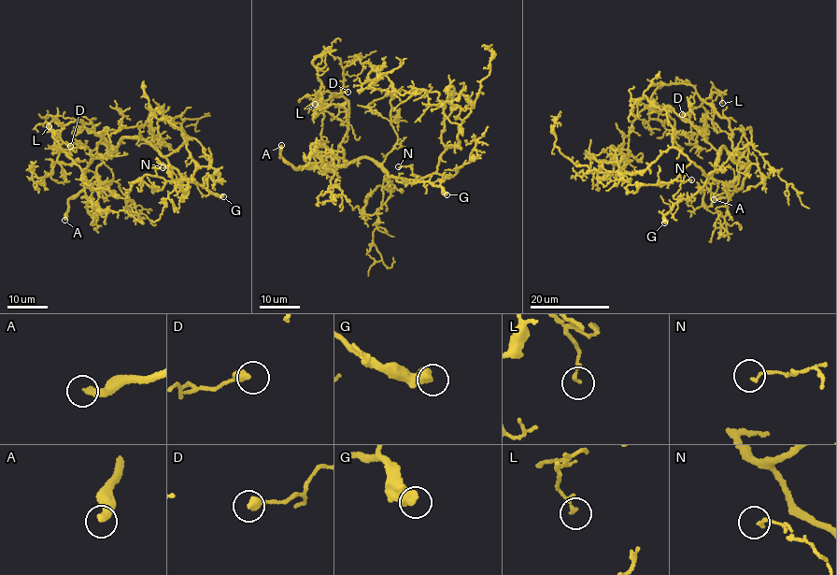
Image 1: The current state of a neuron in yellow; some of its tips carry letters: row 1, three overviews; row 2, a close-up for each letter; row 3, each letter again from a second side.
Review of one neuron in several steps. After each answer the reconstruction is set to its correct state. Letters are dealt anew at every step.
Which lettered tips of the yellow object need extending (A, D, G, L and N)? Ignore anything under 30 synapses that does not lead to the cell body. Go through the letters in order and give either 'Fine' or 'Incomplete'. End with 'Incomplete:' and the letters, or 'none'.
A: Incomplete
D: Fine
G: Incomplete
L: Fine
N: Fine
Incomplete: A, G

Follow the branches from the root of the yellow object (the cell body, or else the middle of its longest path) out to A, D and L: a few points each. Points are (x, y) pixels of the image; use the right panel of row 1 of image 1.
A: (730, 153), (740, 165), (744, 164), (748, 166), (745, 179), (743, 185), (729, 195), (714, 199)
D: (730, 153), (733, 151), (729, 122), (718, 116), (708, 103), (702, 99), (700, 106), (682, 114)
L: (730, 153), (733, 151), (729, 122), (701, 100), (709, 96), (714, 87), (721, 96), (722, 103)

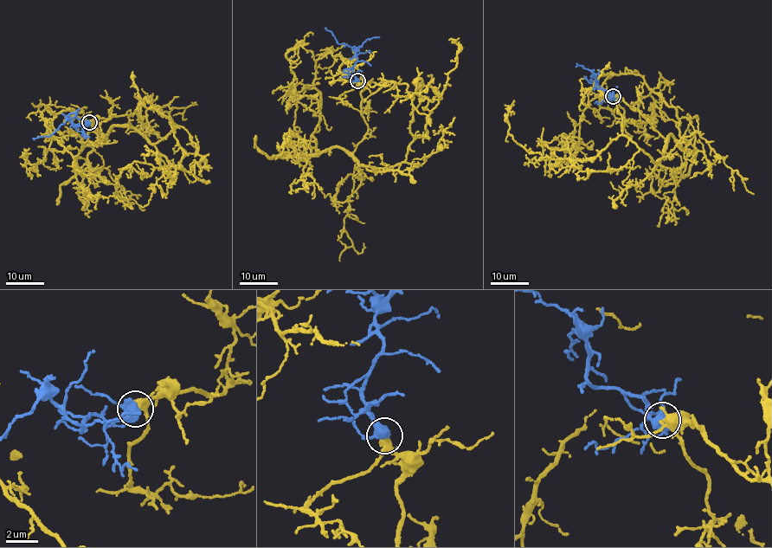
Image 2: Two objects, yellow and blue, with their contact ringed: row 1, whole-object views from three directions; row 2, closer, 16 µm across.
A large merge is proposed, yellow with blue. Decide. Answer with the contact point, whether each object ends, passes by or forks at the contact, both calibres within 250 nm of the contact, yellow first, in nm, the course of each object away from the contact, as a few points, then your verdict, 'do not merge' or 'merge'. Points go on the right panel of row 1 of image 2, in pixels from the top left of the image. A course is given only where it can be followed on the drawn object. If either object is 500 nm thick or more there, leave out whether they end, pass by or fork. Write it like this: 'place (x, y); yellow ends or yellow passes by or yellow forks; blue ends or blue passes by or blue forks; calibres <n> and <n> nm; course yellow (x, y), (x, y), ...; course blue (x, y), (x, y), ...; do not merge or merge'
place (613, 96); yellow ends; blue forks; calibres 360 and 440 nm; course yellow (614, 96), (680, 141), (673, 107), (639, 74), (614, 74), (582, 112), (578, 151), (551, 168), (555, 153); course blue (614, 96), (596, 87), (595, 78), (592, 75), (591, 82), (583, 77); do not merge

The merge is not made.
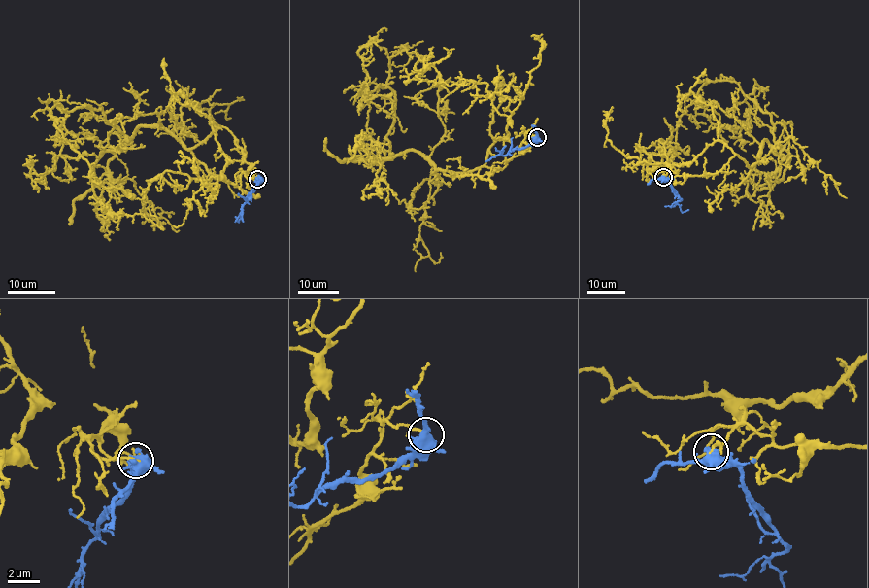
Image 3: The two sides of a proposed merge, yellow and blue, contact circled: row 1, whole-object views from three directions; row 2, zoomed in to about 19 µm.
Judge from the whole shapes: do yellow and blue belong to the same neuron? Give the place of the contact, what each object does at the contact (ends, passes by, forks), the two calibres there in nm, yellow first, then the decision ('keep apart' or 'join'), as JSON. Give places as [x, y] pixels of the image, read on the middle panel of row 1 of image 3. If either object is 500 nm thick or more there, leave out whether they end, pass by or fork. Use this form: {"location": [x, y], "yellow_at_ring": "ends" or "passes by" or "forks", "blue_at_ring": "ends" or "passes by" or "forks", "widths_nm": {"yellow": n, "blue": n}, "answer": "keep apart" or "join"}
{"location": [537, 137], "yellow_at_ring": "ends", "blue_at_ring": "forks", "widths_nm": {"yellow": 160, "blue": 420}, "answer": "join"}

